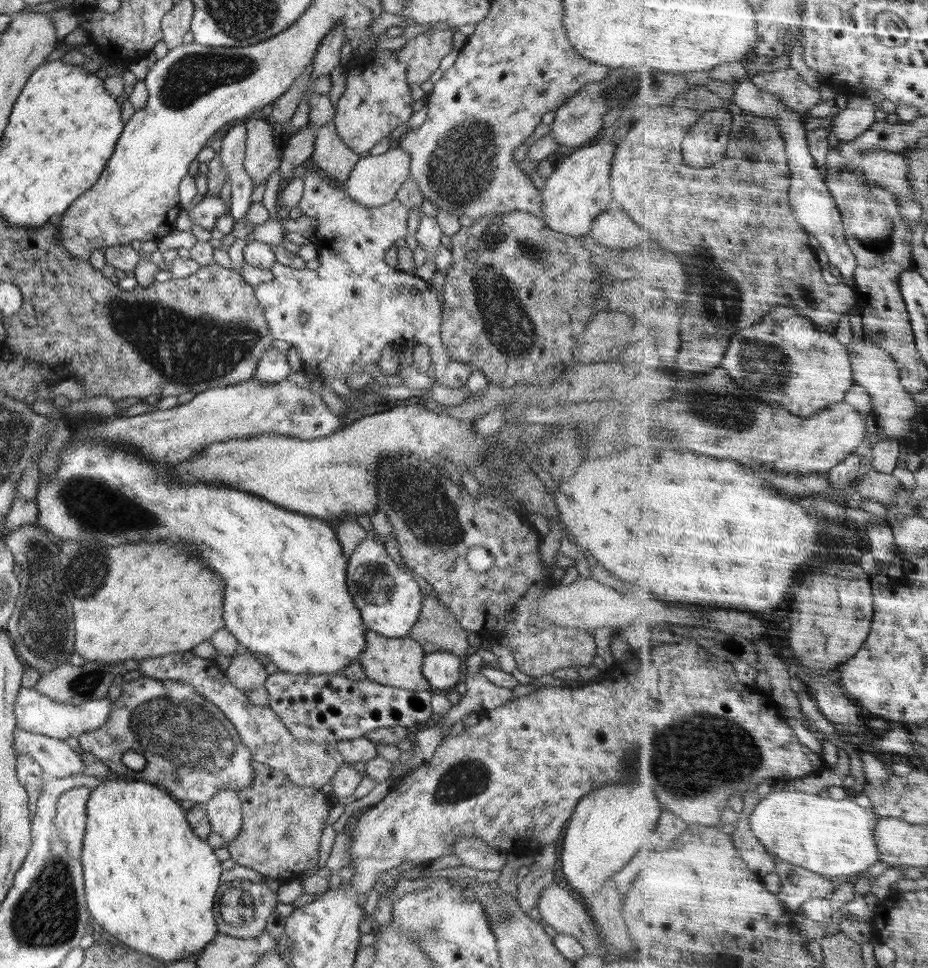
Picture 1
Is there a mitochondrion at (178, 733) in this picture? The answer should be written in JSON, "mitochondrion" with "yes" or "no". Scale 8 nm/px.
{"mitochondrion":"yes"}

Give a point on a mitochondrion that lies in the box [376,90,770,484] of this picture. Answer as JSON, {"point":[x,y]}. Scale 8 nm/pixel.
{"point":[460,171]}

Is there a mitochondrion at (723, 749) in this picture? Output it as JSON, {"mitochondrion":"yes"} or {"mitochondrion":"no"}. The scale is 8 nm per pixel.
{"mitochondrion":"yes"}

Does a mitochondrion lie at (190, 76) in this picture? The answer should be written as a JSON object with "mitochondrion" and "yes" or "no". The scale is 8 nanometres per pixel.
{"mitochondrion":"yes"}

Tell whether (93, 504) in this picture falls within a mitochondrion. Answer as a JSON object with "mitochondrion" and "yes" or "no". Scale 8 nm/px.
{"mitochondrion":"yes"}

